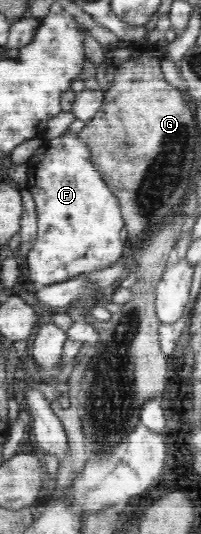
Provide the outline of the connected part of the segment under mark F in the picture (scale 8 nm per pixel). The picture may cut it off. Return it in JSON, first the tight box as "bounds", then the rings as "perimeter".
{"bounds":[26,133,125,307],"perimeter":[[[64,133],[59,137],[44,140],[42,145],[40,145],[35,150],[35,153],[28,159],[27,165],[28,176],[30,178],[27,182],[27,190],[32,194],[37,210],[37,239],[36,242],[34,242],[34,246],[27,254],[26,264],[28,264],[28,278],[37,288],[36,296],[38,302],[40,302],[40,304],[46,304],[46,306],[63,307],[67,306],[74,299],[94,298],[94,294],[96,293],[98,296],[100,292],[97,292],[95,286],[89,282],[87,273],[92,272],[93,270],[102,270],[107,266],[112,266],[114,262],[118,262],[118,258],[120,258],[122,252],[124,252],[125,222],[122,211],[120,210],[118,197],[112,193],[108,184],[104,183],[102,174],[98,171],[98,167],[91,161],[91,150],[87,147],[87,143],[84,143],[79,139],[78,134]]]}

